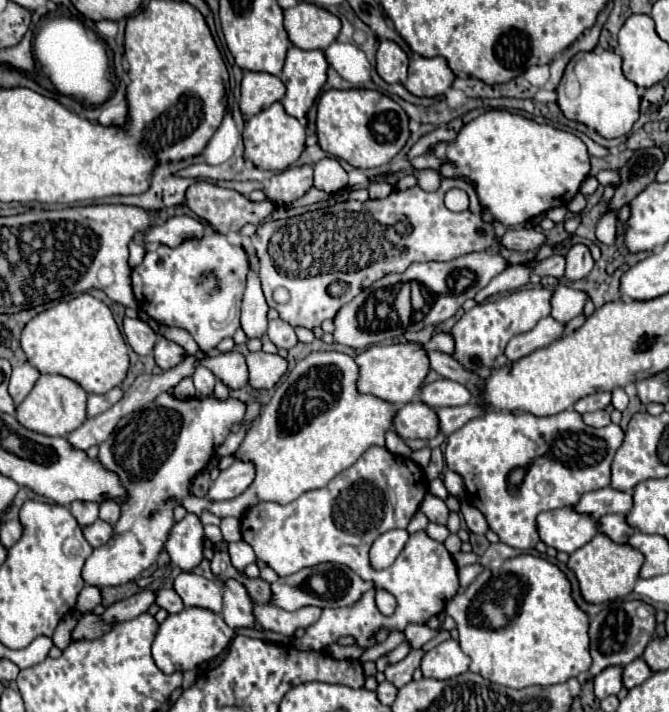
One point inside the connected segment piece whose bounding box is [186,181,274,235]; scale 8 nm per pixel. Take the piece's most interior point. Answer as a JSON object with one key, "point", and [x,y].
{"point":[227,210]}

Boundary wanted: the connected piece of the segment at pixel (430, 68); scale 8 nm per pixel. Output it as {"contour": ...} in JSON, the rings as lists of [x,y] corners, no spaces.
{"contour":[[[414,55],[408,67],[408,79],[404,87],[416,97],[438,97],[452,85],[454,73],[442,57],[420,57]]]}

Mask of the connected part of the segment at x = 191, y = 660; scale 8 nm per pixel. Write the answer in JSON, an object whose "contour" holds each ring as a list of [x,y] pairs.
{"contour":[[[186,607],[182,613],[168,615],[168,619],[160,625],[156,639],[152,643],[152,657],[160,671],[188,671],[218,657],[234,639],[234,631],[224,623],[224,619],[212,611],[200,607]]]}

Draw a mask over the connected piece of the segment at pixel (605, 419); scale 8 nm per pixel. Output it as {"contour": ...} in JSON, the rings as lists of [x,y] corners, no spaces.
{"contour":[[[594,411],[594,413],[586,413],[582,415],[584,423],[590,427],[606,427],[610,425],[610,413],[608,411]]]}

